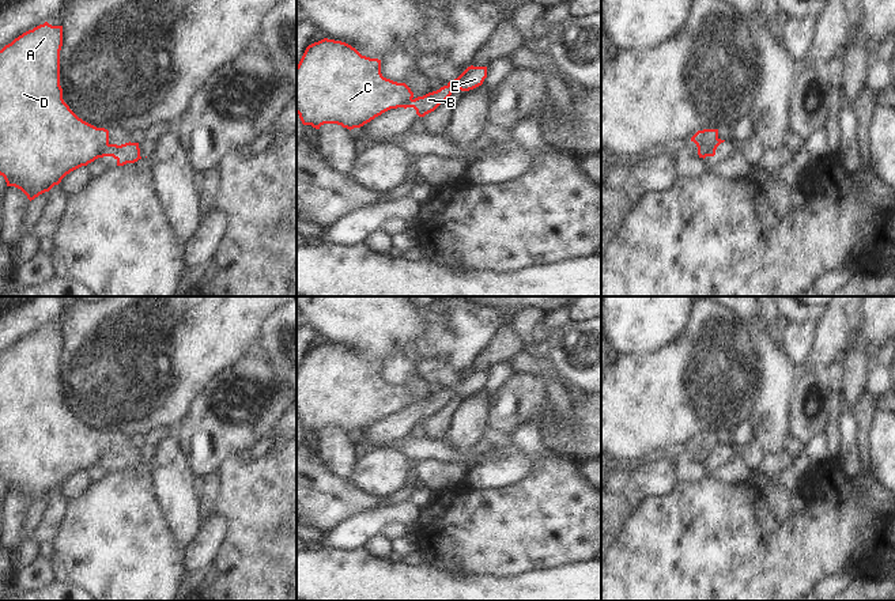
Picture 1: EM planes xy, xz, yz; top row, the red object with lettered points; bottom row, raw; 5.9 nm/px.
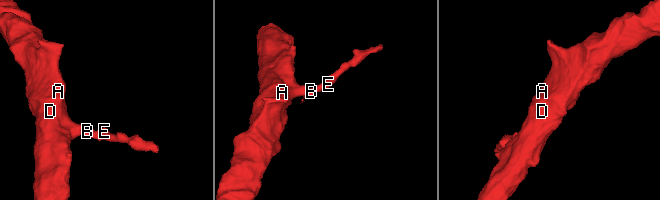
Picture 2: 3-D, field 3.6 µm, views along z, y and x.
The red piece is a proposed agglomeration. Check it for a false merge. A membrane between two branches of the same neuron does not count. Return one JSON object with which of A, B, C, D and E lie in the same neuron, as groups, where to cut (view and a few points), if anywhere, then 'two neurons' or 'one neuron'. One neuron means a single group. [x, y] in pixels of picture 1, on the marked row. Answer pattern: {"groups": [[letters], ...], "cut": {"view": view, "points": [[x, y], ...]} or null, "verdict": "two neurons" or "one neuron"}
{"groups": [["A", "C", "D"], ["B", "E"]], "cut": {"view": "yz", "points": [[718, 139], [706, 155]]}, "verdict": "two neurons"}

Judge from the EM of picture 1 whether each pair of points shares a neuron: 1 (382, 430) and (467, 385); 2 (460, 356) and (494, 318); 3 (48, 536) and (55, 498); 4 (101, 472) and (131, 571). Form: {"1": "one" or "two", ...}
{"1": "one", "2": "one", "3": "one", "4": "two"}

